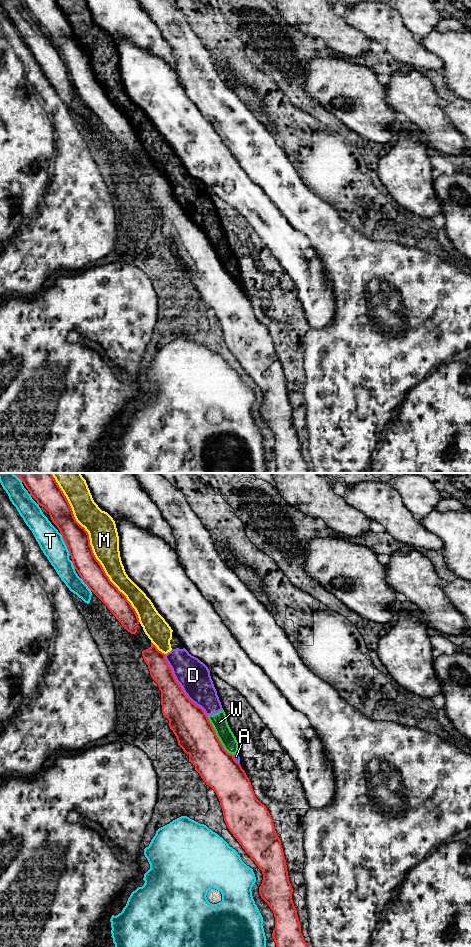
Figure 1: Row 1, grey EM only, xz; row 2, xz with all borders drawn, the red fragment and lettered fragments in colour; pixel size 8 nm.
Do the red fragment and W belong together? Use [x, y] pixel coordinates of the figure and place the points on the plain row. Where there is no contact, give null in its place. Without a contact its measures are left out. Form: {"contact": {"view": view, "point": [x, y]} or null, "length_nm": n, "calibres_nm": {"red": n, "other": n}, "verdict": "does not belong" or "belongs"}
{"contact": {"view": "xz", "point": [217, 257]}, "length_nm": 380, "calibres_nm": {"red": 300, "other": 130}, "verdict": "does not belong"}

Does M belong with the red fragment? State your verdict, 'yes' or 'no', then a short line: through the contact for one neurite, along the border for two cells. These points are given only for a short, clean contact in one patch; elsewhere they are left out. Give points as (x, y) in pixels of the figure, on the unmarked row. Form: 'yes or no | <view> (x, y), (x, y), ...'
no

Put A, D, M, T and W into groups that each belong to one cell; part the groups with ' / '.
A D M W / T

